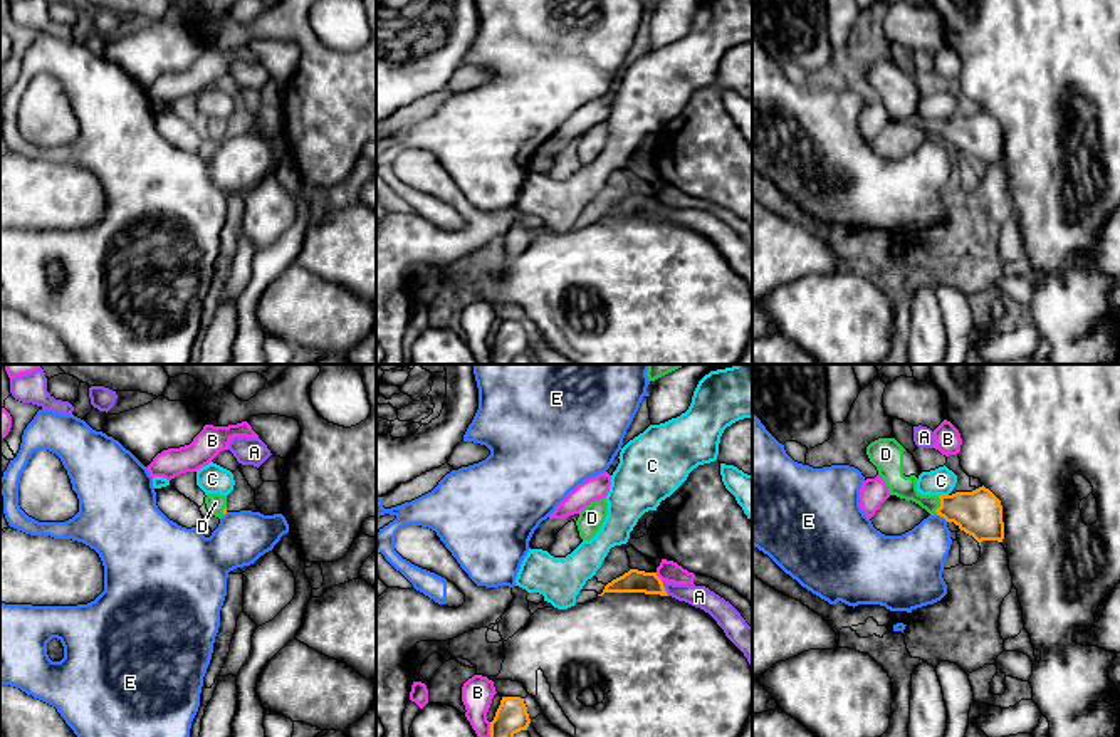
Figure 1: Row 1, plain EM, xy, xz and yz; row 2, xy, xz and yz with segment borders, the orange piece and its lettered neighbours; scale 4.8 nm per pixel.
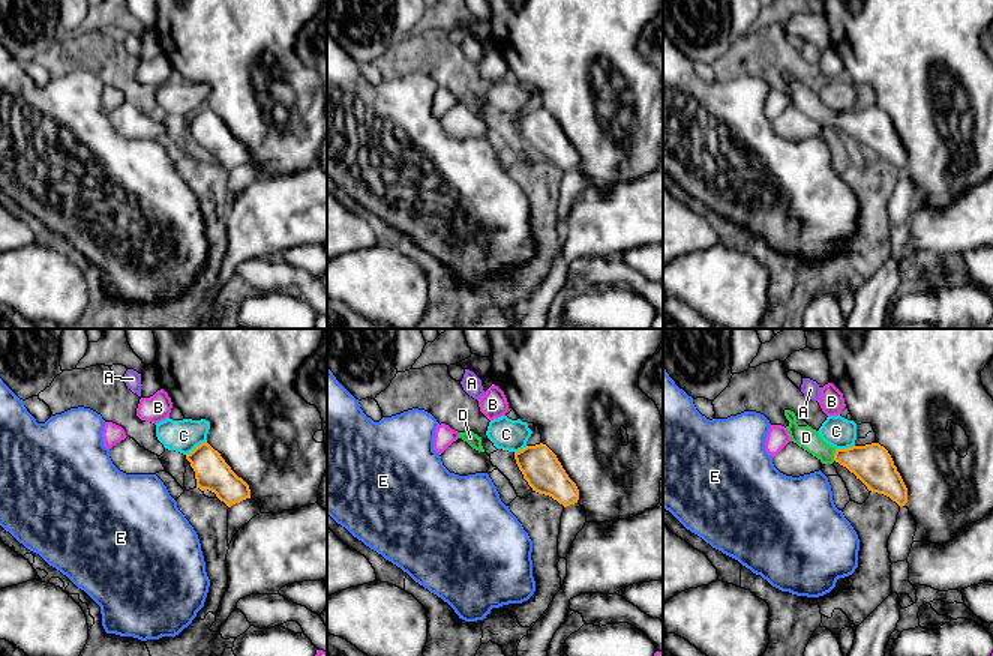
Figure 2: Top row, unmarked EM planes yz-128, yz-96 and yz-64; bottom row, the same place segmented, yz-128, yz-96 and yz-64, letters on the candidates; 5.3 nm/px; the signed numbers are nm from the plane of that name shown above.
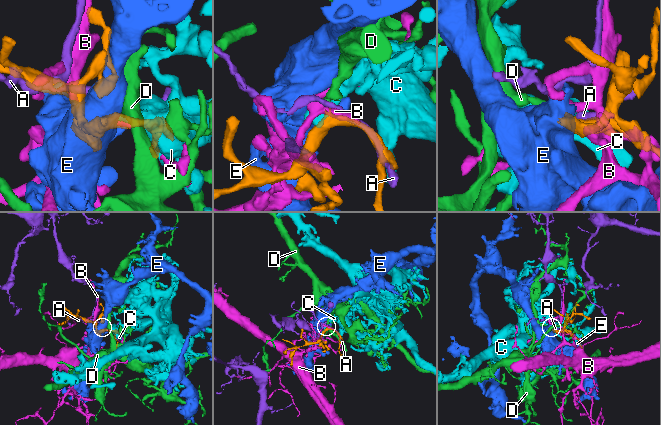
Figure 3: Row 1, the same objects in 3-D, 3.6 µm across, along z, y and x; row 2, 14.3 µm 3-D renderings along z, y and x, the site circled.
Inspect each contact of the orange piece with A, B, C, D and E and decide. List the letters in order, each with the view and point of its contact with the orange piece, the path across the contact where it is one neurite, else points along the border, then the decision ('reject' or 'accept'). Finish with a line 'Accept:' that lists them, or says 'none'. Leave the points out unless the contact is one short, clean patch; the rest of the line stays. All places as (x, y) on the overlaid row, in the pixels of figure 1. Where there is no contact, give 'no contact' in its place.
A: meets orange in xz at (664, 588); reject
B: meets orange in xz at (657, 576); reject
C: meets orange in yz at (942, 496); reject
D: meets orange in yz at (941, 506); runs through yz (979, 512), (941, 506), (915, 497), (905, 487); accept
E: meets orange in yz at (942, 516); border along yz (937, 514), (947, 521); reject
Accept: D

